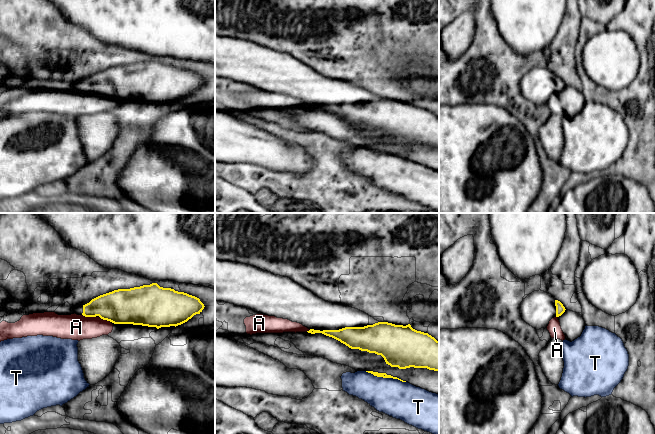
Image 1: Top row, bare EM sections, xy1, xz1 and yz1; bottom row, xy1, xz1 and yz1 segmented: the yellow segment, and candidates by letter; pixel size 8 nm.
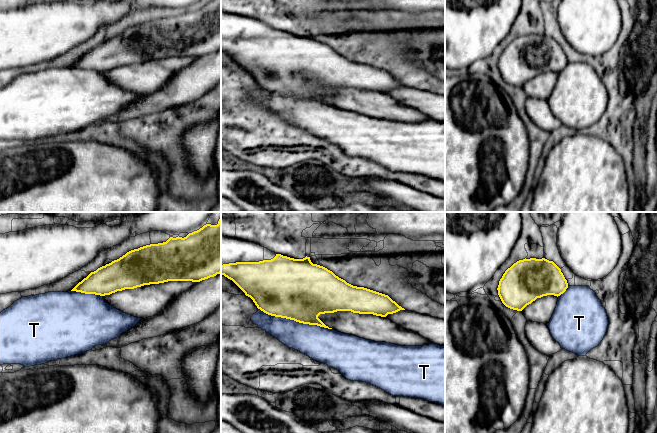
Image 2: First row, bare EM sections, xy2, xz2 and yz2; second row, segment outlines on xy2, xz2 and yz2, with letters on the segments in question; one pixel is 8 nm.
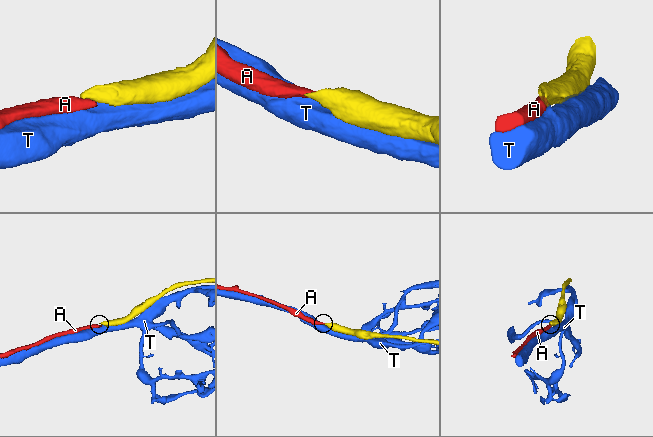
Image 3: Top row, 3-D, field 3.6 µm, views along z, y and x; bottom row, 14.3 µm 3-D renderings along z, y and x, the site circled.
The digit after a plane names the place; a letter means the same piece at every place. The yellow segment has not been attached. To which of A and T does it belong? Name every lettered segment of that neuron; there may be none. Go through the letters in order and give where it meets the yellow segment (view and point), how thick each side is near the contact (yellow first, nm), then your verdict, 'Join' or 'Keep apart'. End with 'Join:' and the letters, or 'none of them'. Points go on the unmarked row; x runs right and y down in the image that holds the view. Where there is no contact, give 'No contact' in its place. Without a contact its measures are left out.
A: Touches yellow at xy1 (89, 92). Thickness 260 nm (yellow) against 200 nm. Keep apart
T: Touches yellow at xz2 (295, 96). Thickness 500 nm (yellow) against 260 nm. Keep apart
Join: none of them

